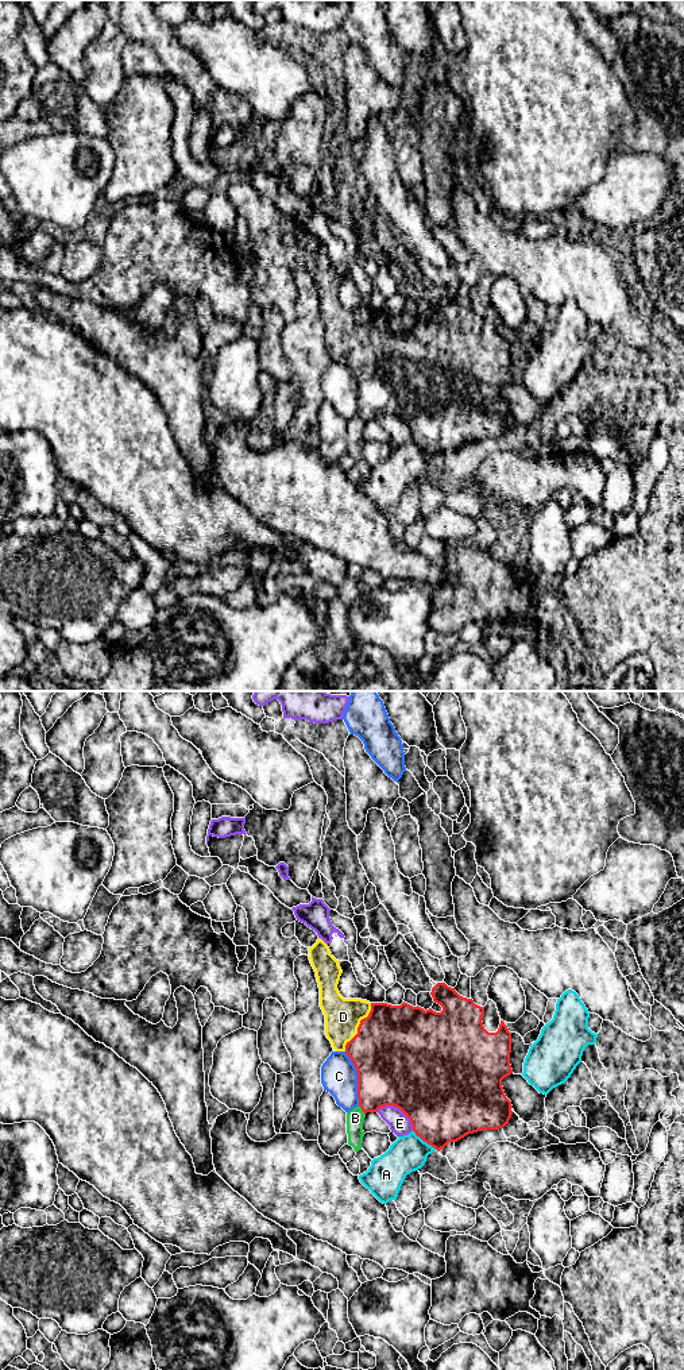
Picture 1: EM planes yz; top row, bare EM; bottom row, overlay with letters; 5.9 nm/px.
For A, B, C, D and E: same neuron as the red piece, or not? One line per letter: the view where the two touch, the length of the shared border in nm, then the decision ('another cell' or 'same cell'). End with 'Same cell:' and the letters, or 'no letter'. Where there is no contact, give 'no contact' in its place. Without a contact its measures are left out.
A: meets red in yz; contact 180 nm long; another cell
B: meets red in yz; contact 70 nm long; another cell
C: meets red in yz; contact 340 nm long; another cell
D: meets red in yz; contact 340 nm long; same cell
E: meets red in yz; contact 260 nm long; another cell
Same cell: D

